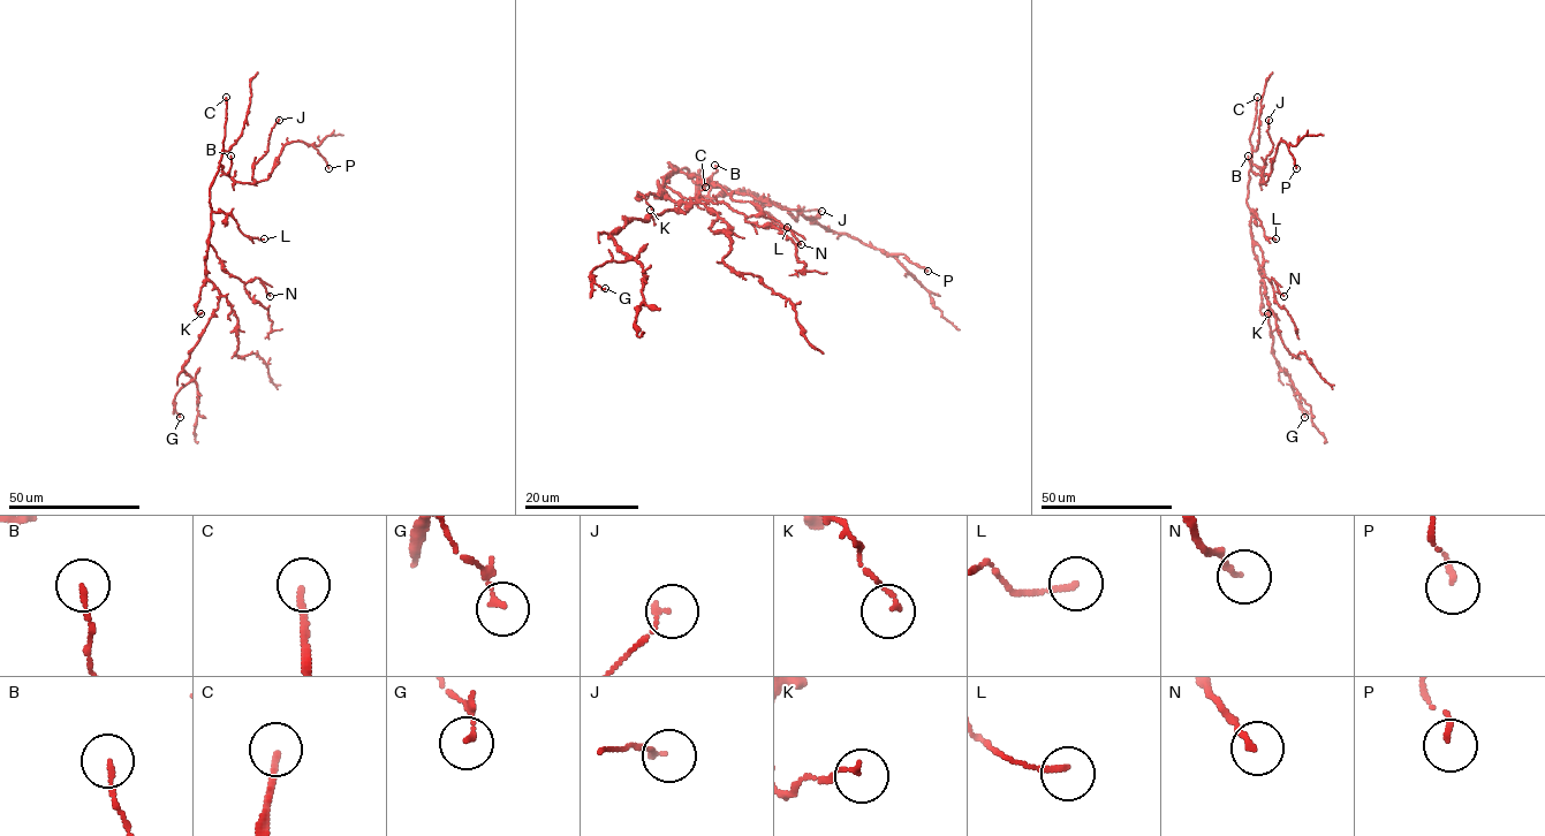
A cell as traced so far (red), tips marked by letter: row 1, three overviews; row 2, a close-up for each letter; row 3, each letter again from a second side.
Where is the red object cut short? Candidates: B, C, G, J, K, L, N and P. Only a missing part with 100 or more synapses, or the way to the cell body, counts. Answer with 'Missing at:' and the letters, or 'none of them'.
Missing at: C

